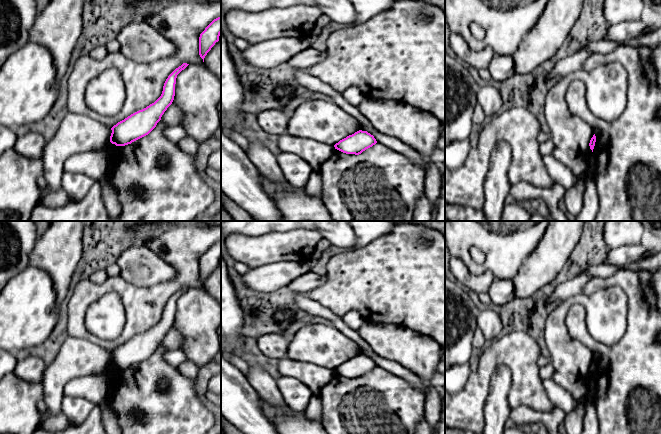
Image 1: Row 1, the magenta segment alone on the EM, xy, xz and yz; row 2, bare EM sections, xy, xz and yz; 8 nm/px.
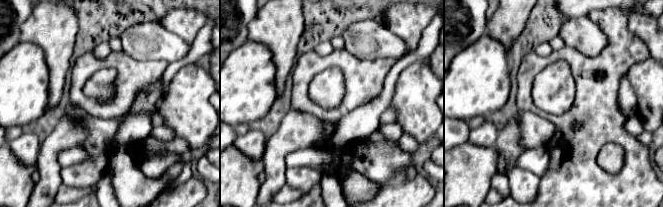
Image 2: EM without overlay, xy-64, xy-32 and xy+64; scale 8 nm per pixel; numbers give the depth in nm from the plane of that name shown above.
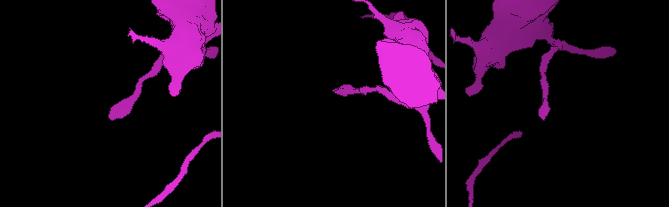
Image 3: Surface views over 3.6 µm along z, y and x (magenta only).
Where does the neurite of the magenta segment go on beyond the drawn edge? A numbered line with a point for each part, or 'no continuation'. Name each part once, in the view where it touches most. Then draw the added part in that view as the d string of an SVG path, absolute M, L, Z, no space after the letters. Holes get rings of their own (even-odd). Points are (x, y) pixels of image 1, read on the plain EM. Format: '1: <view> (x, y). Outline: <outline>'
no continuation

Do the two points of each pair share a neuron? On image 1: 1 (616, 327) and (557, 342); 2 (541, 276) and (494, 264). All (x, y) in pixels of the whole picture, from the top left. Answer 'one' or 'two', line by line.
1: one
2: two

